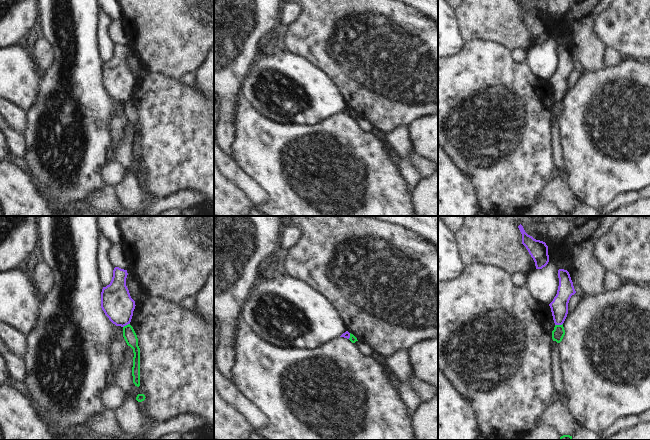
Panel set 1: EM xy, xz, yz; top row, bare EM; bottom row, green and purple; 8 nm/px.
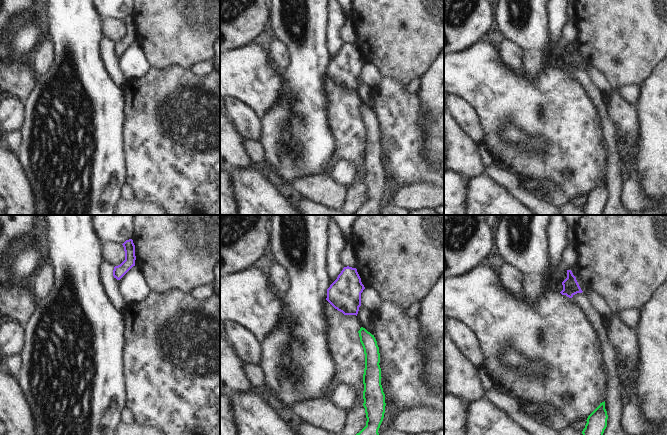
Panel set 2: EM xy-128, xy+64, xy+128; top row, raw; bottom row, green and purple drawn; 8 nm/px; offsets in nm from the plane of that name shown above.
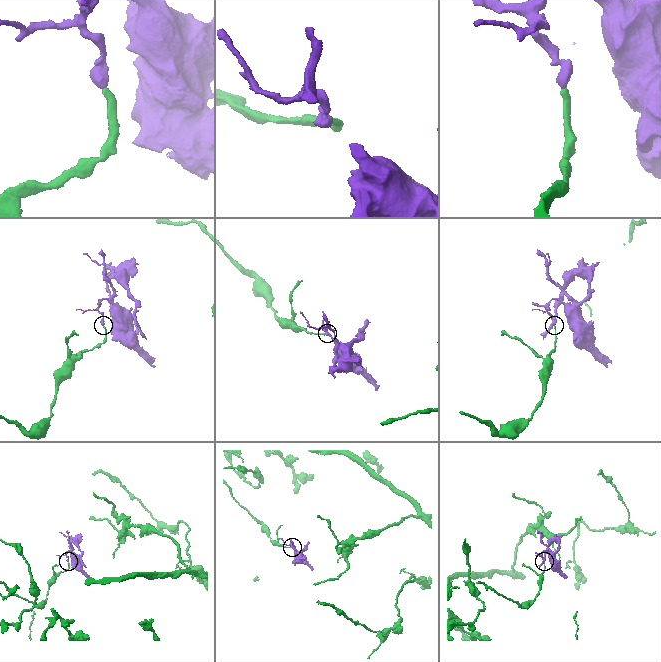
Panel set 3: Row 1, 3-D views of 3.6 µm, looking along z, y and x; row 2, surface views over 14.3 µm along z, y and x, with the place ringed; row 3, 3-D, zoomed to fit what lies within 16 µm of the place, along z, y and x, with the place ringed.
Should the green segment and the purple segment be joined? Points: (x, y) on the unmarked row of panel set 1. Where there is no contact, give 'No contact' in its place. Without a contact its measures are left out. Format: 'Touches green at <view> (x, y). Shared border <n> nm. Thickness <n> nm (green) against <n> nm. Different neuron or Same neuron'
Touches green at yz (558, 101). Shared border 70 nm. Thickness 100 nm (green) against 140 nm. Different neuron

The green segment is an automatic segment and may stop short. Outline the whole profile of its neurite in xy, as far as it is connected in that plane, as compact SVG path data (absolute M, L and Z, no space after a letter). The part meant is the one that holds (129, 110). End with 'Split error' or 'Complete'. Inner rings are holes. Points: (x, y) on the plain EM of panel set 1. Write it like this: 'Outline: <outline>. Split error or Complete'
Outline: M128 100L123 103L123 113L128 122L133 125L133 143L132 152L135 162L140 162L140 124L138 122L138 114L133 103Z. Complete

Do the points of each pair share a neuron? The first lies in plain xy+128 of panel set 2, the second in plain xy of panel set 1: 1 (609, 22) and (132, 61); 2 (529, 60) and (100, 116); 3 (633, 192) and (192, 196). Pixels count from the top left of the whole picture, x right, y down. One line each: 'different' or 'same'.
1: different
2: same
3: same

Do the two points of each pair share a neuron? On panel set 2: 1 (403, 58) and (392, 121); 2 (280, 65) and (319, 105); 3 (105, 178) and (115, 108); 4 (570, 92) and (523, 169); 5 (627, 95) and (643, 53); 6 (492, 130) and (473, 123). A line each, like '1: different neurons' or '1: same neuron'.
1: different neurons
2: different neurons
3: same neuron
4: same neuron
5: different neurons
6: different neurons

